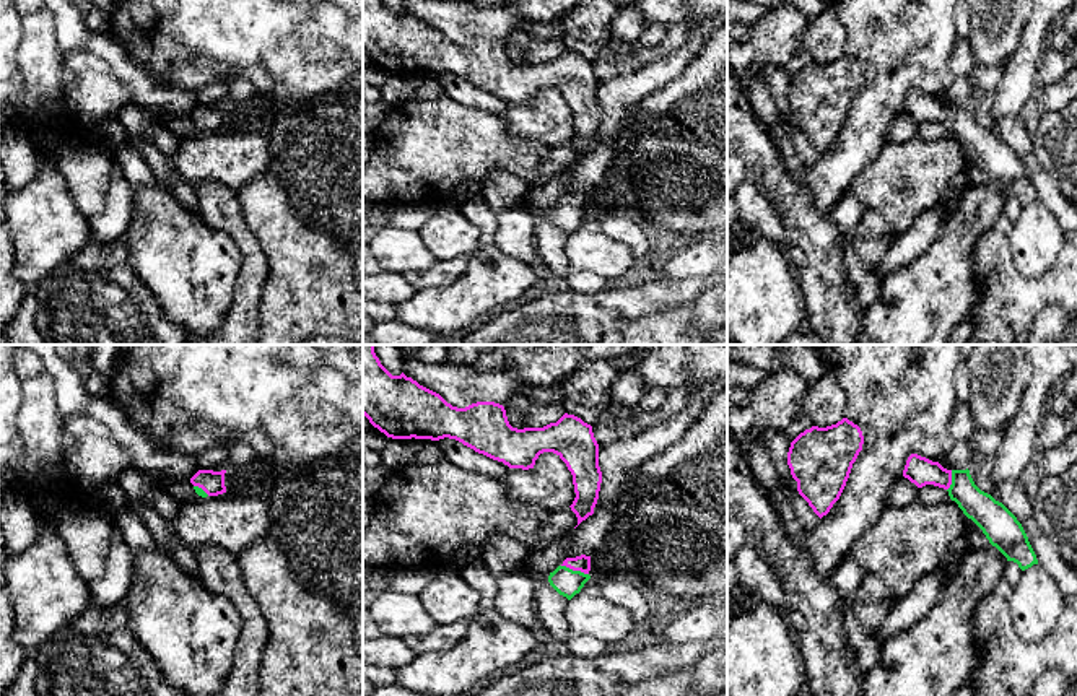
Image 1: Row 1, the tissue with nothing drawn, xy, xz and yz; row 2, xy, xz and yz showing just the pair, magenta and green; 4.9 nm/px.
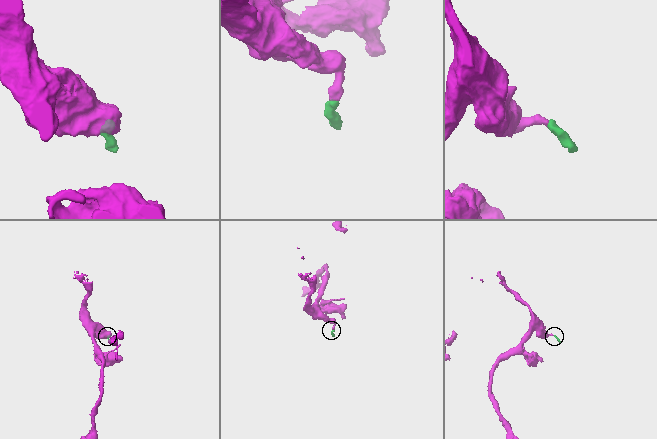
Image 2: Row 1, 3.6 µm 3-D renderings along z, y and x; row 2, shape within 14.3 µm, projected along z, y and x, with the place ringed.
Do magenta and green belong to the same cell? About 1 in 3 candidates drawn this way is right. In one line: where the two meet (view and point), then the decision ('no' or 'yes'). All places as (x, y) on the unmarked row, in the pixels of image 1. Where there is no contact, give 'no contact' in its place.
xz (575, 205) | yes

